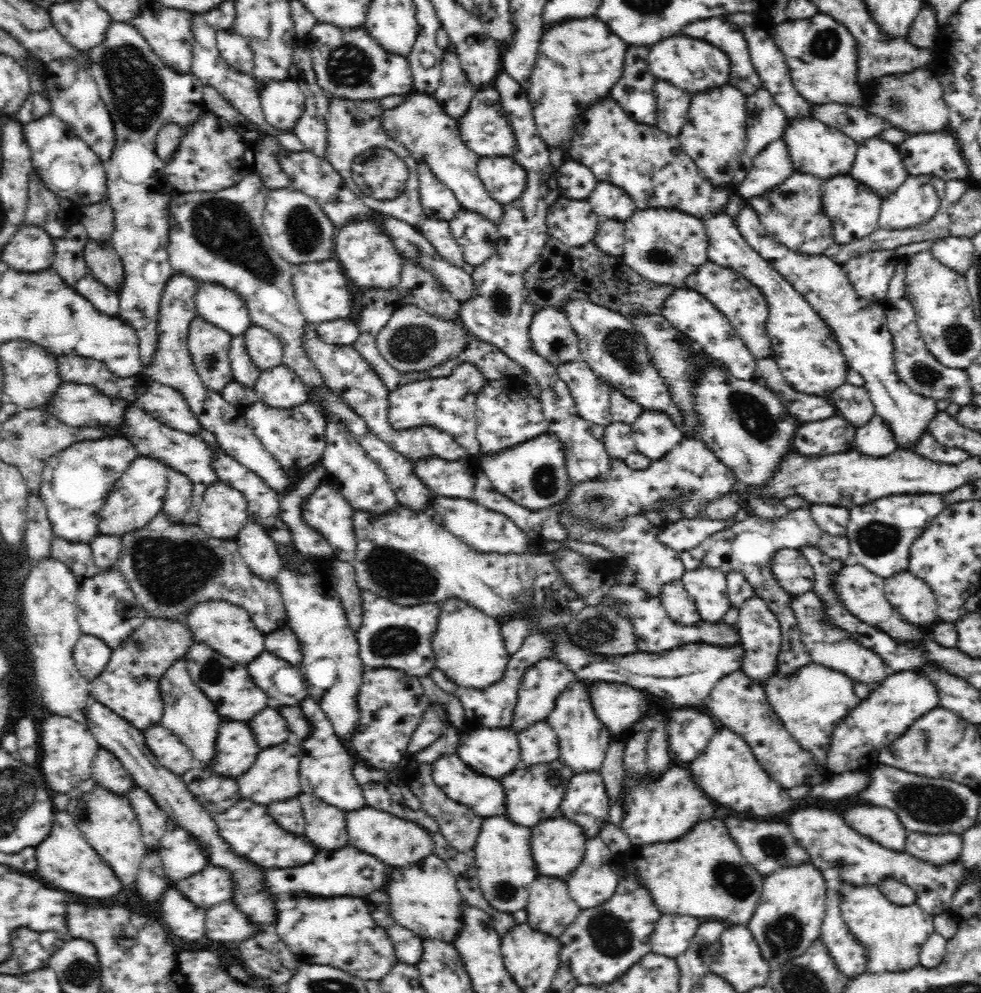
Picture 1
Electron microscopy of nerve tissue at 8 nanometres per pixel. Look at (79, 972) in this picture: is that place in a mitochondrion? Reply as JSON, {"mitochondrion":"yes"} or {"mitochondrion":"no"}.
{"mitochondrion":"yes"}

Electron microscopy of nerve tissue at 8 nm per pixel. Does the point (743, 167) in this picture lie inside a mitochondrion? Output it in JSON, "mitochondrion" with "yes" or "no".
{"mitochondrion":"no"}

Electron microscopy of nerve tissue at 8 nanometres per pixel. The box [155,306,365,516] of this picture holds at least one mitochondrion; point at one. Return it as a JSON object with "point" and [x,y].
{"point":[210,360]}

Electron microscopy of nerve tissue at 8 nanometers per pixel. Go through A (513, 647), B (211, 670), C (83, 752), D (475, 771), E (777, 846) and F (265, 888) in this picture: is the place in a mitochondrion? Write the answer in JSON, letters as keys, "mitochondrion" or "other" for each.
{"A":"other","B":"mitochondrion","C":"other","D":"other","E":"mitochondrion","F":"other"}

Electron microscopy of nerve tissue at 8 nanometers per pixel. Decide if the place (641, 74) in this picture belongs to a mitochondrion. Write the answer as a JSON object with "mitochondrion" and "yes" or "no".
{"mitochondrion":"no"}

